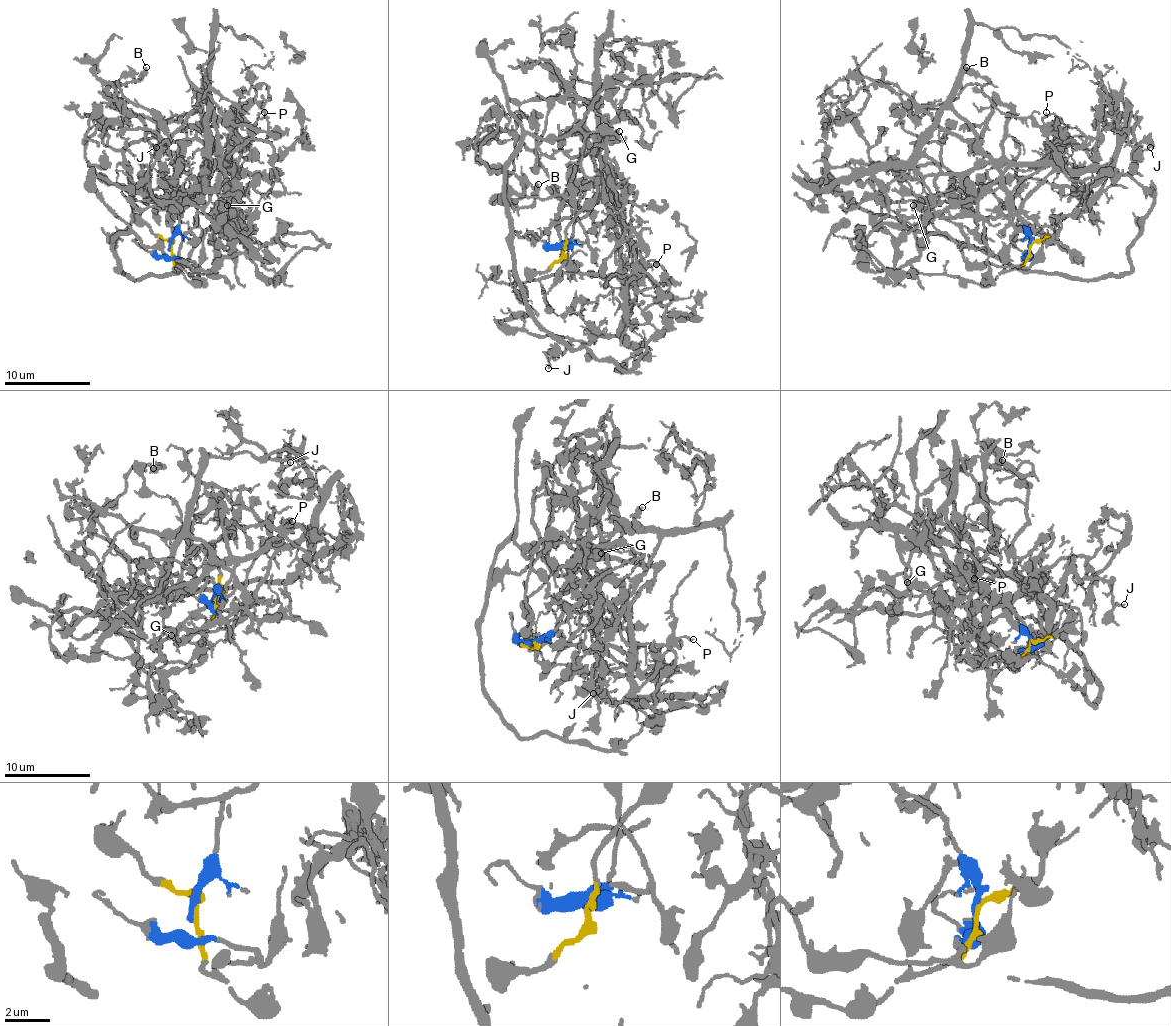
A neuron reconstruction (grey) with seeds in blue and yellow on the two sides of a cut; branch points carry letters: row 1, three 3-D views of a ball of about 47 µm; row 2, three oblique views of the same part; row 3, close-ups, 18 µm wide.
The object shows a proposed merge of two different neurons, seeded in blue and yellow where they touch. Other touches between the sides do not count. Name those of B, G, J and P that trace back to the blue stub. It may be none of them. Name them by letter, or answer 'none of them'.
B, G, J, P

